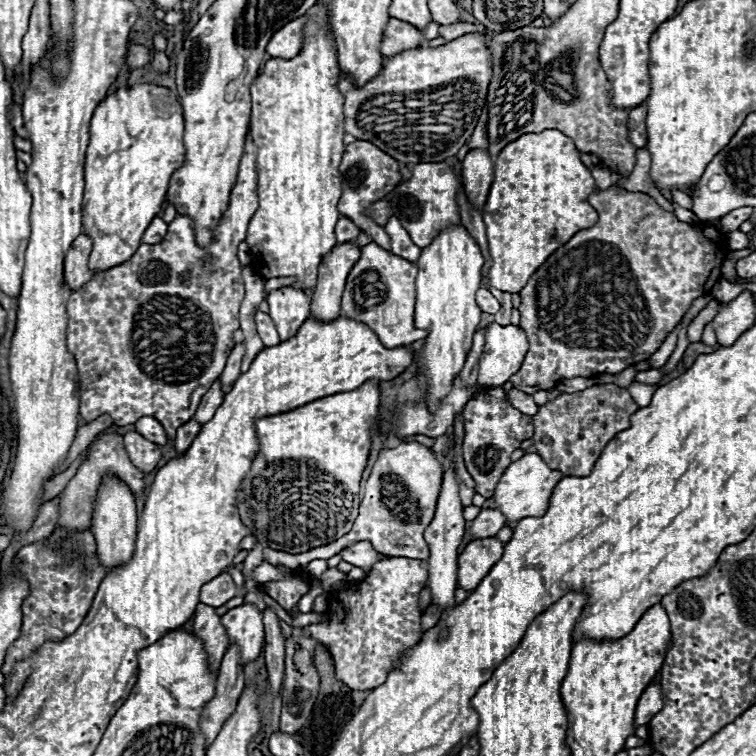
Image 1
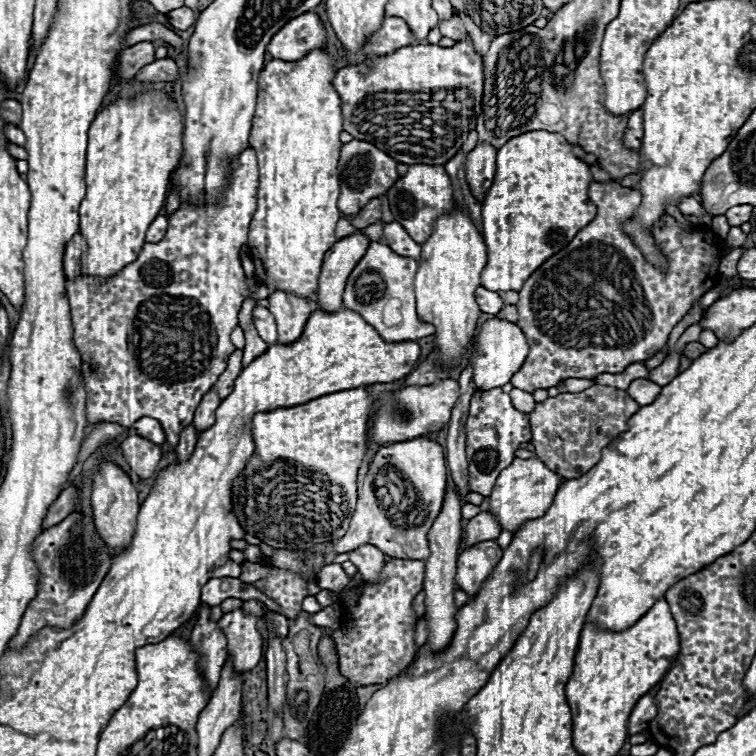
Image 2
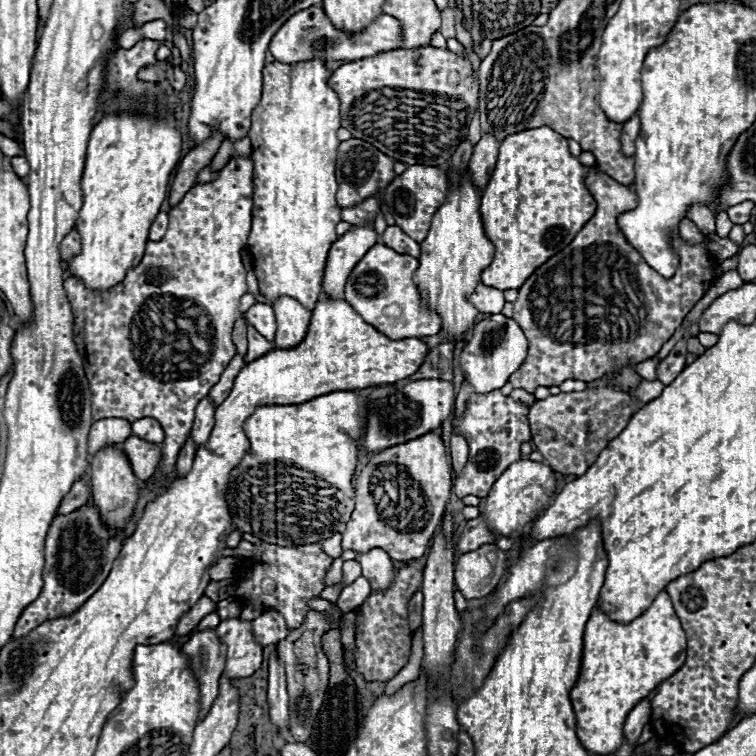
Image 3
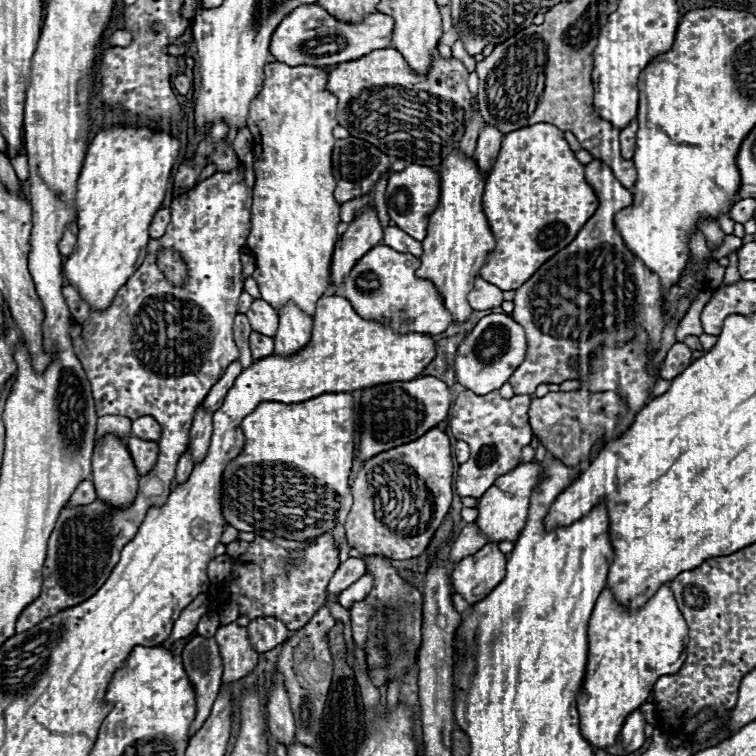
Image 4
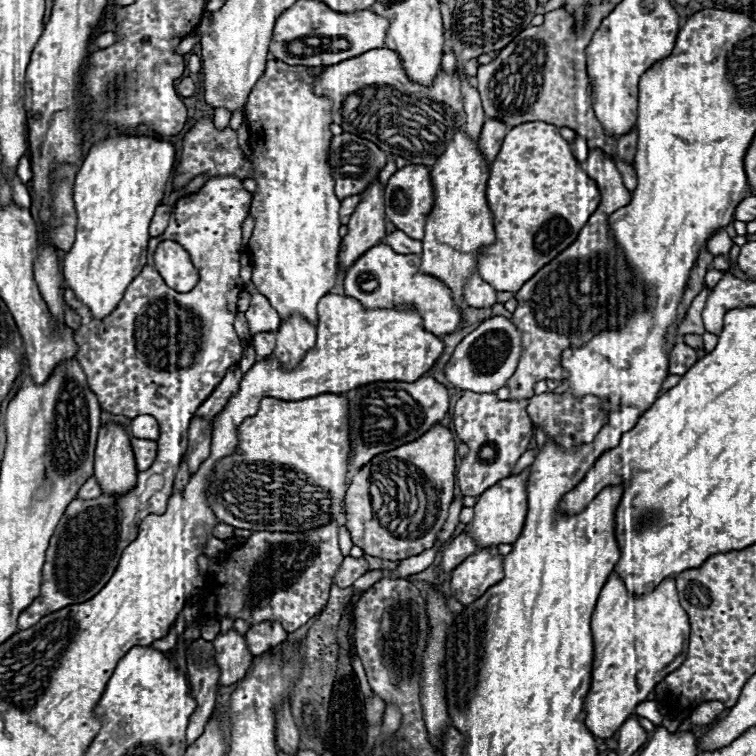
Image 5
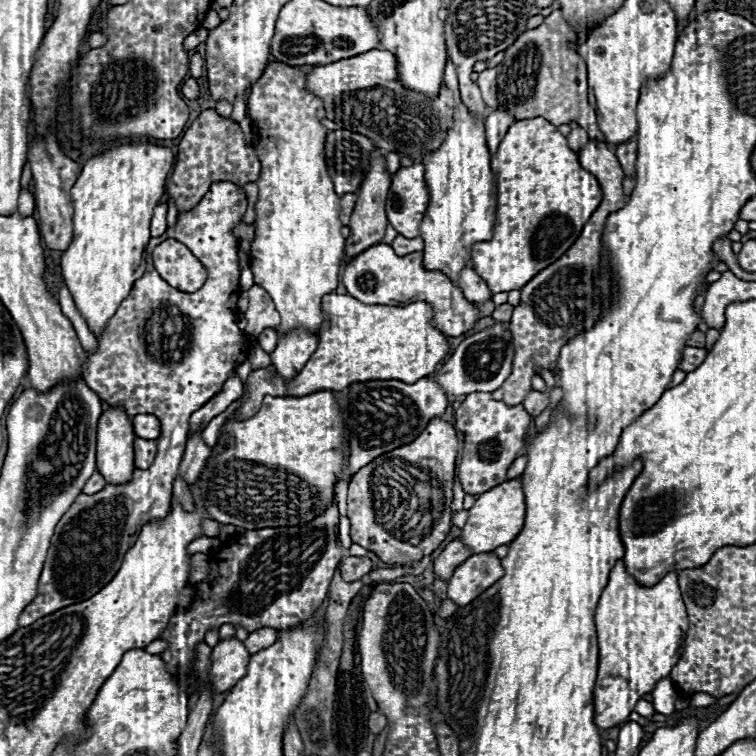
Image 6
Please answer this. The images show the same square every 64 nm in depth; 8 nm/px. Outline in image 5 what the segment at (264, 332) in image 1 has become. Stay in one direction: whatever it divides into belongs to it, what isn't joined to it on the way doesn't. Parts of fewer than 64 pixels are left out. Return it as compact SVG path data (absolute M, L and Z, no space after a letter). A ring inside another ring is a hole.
M260 292L252 294L252 302L250 302L250 308L246 310L246 318L250 324L250 334L276 332L282 320L278 312L268 304L268 300Z

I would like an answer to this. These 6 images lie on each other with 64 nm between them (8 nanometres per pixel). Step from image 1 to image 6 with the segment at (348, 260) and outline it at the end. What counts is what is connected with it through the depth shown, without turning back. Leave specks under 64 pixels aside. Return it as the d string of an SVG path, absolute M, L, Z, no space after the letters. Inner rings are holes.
M374 150L372 160L370 160L370 168L366 172L364 184L358 190L358 202L354 206L354 212L352 212L352 218L350 218L350 224L348 224L350 226L350 236L346 238L346 248L344 248L348 258L358 256L360 252L378 244L384 238L384 230L386 230L386 224L388 224L386 212L384 212L384 202L386 202L386 194L388 194L388 188L390 188L390 174L386 174L384 166L386 166L384 154L380 150Z

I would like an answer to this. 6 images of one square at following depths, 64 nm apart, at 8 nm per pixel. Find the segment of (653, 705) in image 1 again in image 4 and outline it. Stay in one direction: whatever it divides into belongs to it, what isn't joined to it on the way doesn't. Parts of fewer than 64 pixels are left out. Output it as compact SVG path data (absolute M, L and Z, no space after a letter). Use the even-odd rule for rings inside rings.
M634 710L626 718L622 732L620 732L620 738L622 738L622 746L626 748L628 754L644 744L644 724L646 724L646 720L644 720L642 710Z

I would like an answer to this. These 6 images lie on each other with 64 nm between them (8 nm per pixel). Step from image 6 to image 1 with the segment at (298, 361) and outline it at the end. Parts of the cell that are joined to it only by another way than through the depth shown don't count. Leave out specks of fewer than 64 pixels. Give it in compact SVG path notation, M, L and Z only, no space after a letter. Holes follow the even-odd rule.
M282 286L272 290L266 298L270 304L270 318L274 320L280 340L288 340L310 316L310 298L298 288Z

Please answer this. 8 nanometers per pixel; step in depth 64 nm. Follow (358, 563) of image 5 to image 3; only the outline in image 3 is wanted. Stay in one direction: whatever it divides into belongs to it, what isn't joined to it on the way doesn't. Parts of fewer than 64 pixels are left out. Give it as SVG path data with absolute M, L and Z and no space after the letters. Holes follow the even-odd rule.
M354 560L344 562L344 584L350 584L352 580L356 580L360 576L360 564L356 564Z

